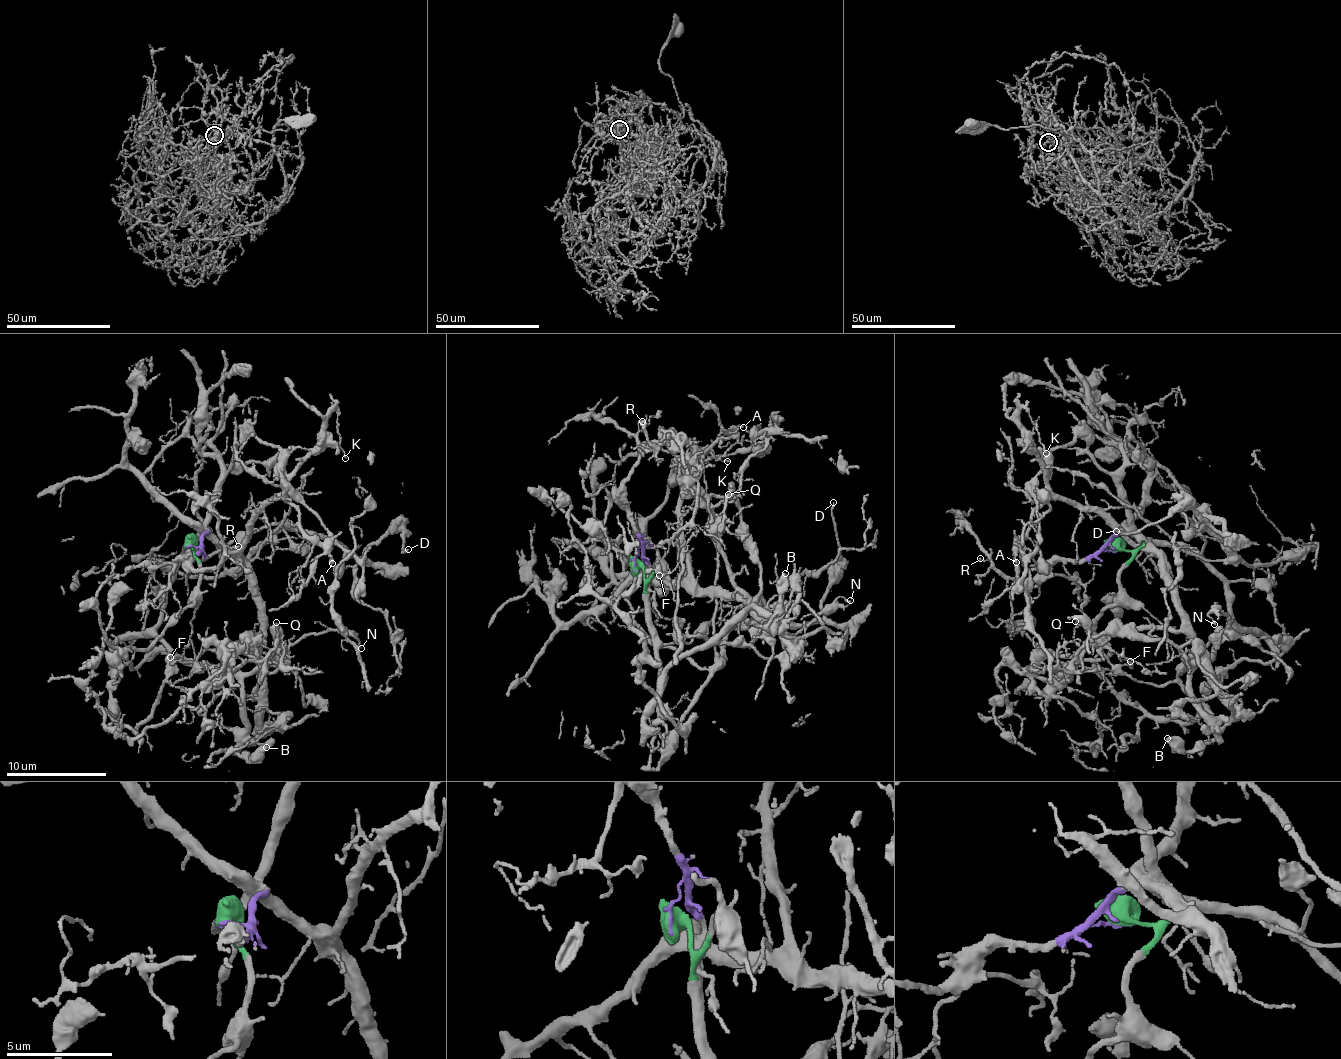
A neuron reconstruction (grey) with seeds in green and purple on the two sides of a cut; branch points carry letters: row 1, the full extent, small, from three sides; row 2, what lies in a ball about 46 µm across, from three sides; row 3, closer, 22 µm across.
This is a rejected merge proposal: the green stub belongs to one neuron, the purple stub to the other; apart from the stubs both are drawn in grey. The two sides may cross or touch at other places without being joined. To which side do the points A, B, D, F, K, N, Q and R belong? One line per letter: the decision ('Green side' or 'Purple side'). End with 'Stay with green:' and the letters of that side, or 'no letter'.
A: Purple side
B: Green side
D: Green side
F: Green side
K: Purple side
N: Green side
Q: Green side
R: Purple side
Stay with green: B, D, F, N, Q

